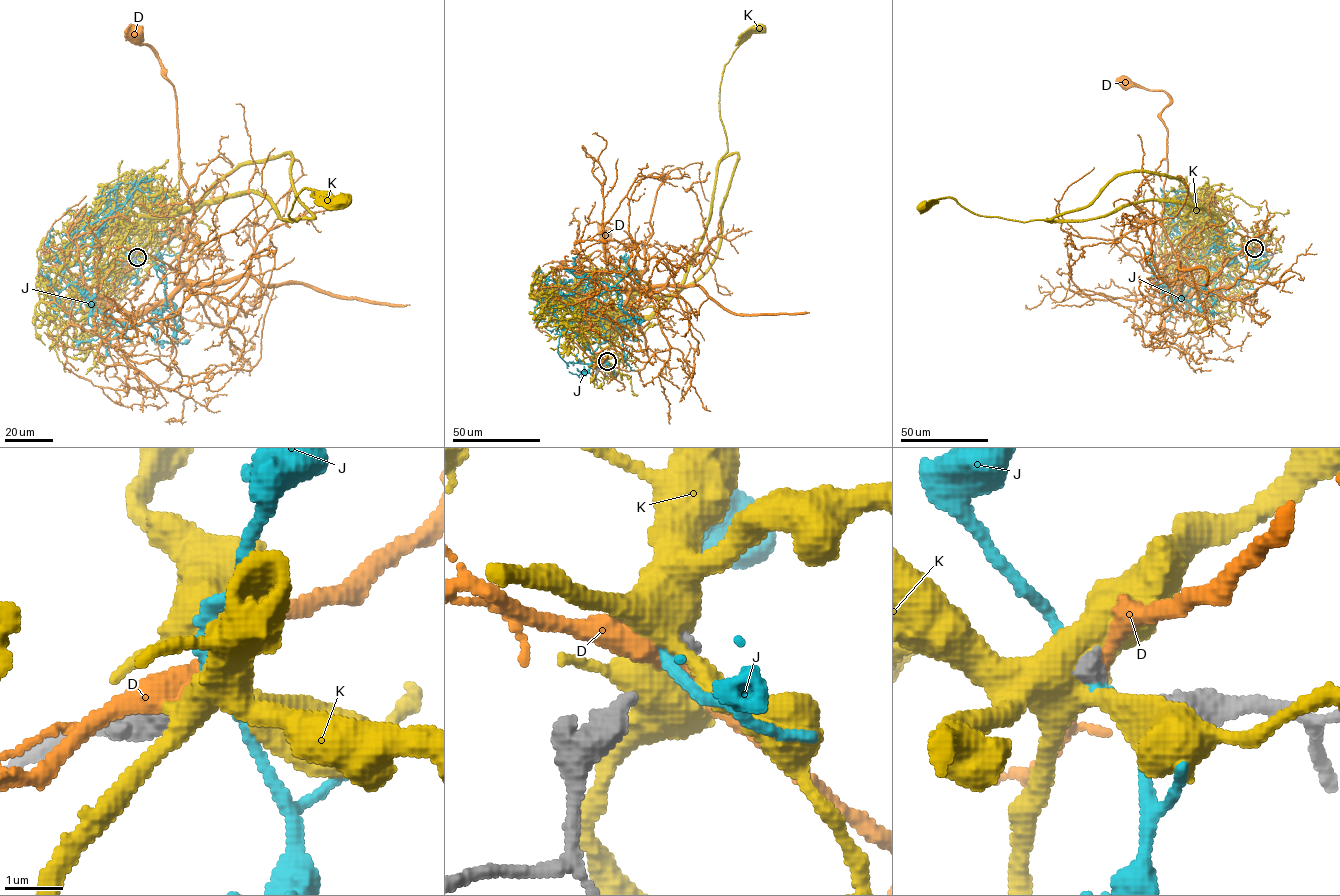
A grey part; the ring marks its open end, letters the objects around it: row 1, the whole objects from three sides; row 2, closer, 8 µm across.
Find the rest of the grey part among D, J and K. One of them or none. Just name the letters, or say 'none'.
none

